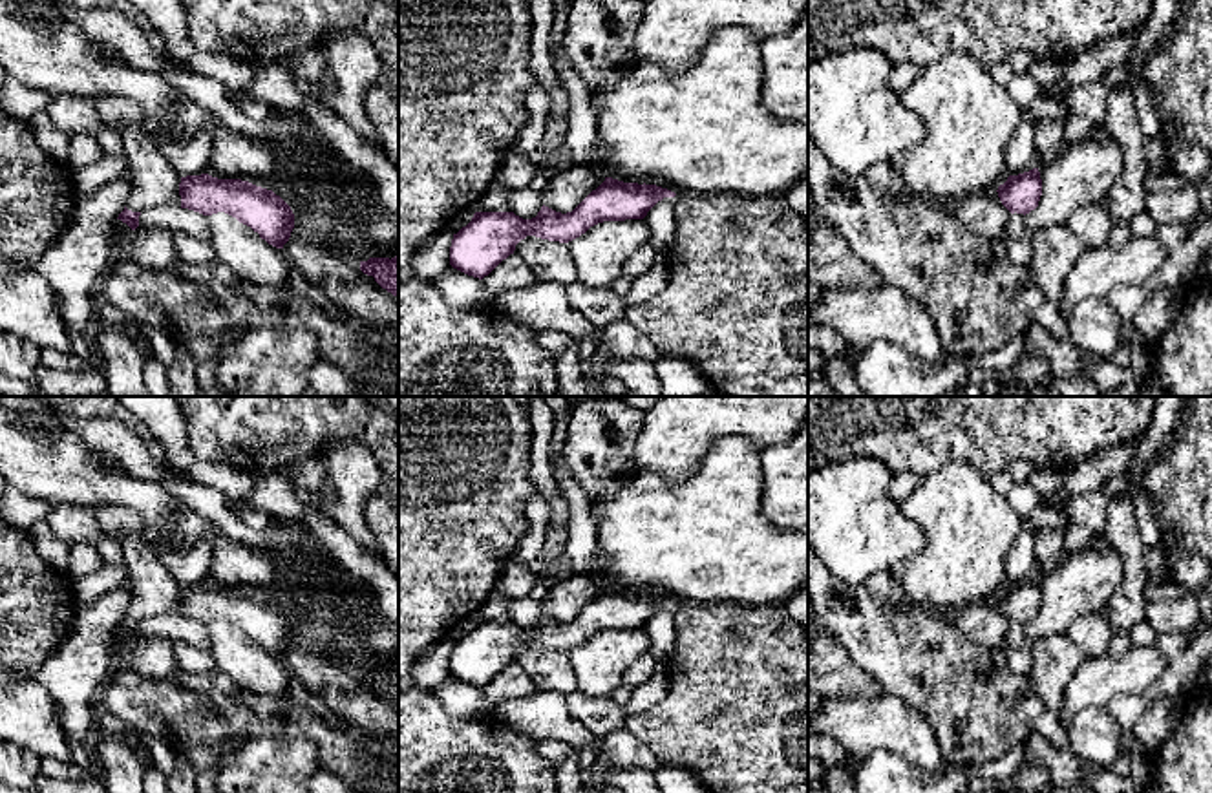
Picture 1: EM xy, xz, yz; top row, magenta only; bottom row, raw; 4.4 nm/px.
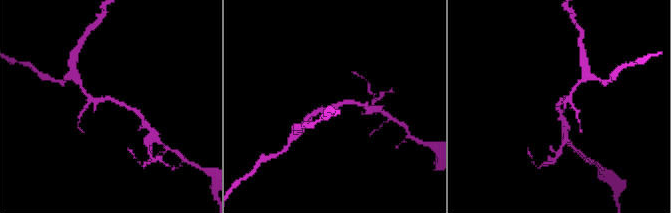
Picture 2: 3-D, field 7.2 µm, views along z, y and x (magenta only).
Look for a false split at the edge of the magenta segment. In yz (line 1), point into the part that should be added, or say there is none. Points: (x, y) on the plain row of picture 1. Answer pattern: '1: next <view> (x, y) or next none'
1: next none

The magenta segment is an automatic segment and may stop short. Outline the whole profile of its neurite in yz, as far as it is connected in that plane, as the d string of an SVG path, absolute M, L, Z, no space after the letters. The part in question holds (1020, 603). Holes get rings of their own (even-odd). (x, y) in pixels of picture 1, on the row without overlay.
M1038 577L1029 581L1009 585L1004 594L998 596L998 607L1011 623L1029 623L1038 616L1042 605L1042 588Z

